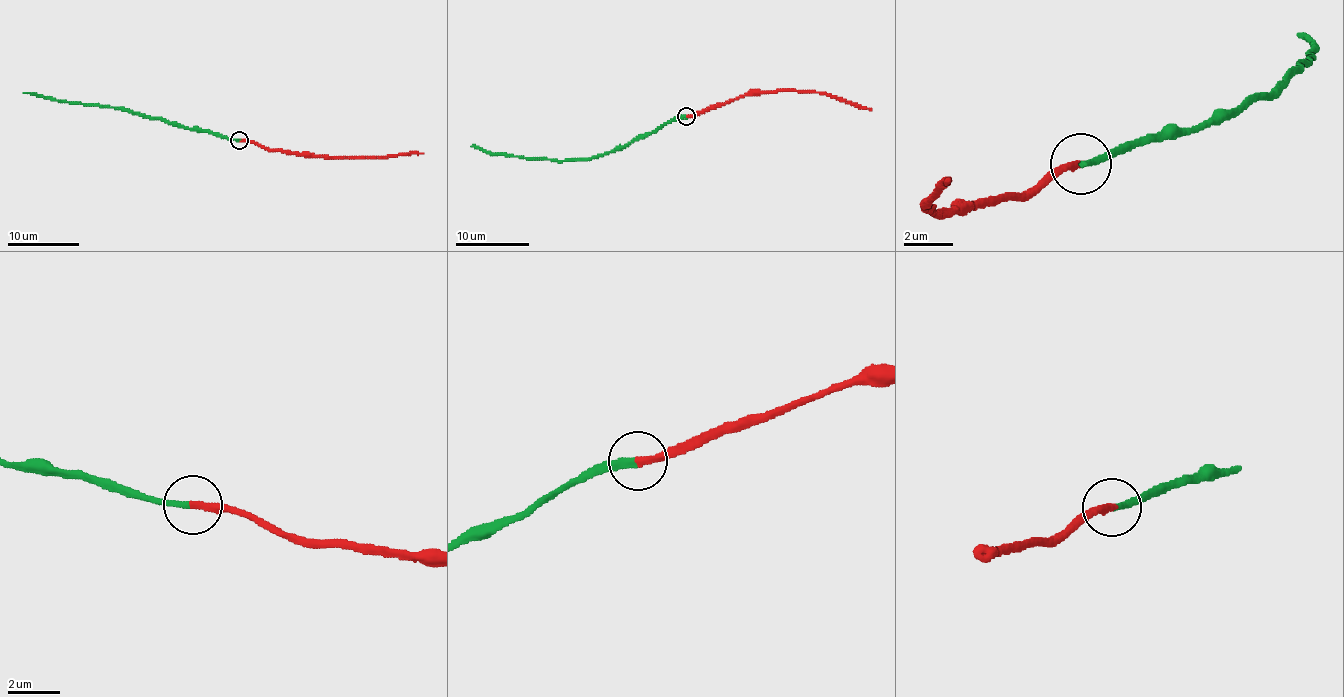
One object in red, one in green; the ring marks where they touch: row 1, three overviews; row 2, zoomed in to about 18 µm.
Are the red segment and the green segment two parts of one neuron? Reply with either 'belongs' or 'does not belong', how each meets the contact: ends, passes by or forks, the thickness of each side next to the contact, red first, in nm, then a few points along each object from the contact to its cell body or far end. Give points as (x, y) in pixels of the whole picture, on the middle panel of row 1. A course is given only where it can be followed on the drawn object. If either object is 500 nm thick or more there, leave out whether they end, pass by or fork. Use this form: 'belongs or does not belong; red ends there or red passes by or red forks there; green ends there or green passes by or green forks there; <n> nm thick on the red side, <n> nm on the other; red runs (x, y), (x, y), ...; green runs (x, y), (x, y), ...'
belongs; red ends there; green ends there; 280 nm thick on the red side, 280 nm on the other; red runs (687, 117), (744, 95), (777, 91), (825, 92), (871, 110); green runs (685, 117), (674, 117), (623, 146), (591, 158), (528, 159), (471, 146)

